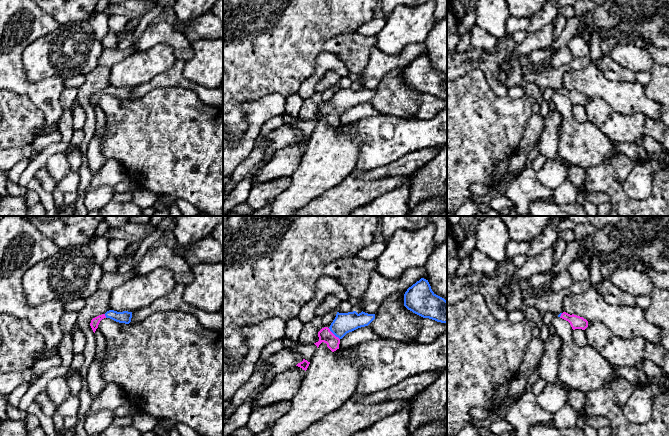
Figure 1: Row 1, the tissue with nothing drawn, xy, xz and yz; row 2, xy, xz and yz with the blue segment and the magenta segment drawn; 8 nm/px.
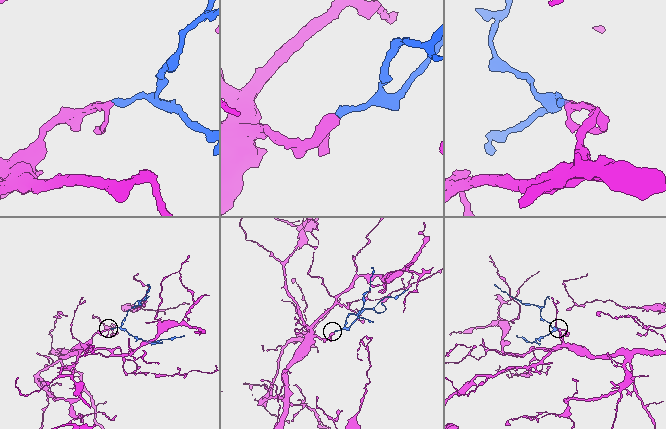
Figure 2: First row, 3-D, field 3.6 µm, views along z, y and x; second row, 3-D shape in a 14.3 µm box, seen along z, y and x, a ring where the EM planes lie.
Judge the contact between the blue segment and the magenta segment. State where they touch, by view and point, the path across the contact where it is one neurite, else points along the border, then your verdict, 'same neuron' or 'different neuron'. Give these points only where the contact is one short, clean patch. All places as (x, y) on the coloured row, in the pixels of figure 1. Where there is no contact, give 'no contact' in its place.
meets blue in xz at (334, 334); runs through xz (343, 323), (334, 334), (325, 335); same neuron

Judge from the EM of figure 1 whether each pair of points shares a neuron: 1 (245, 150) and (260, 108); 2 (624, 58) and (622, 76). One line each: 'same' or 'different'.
1: same
2: different

